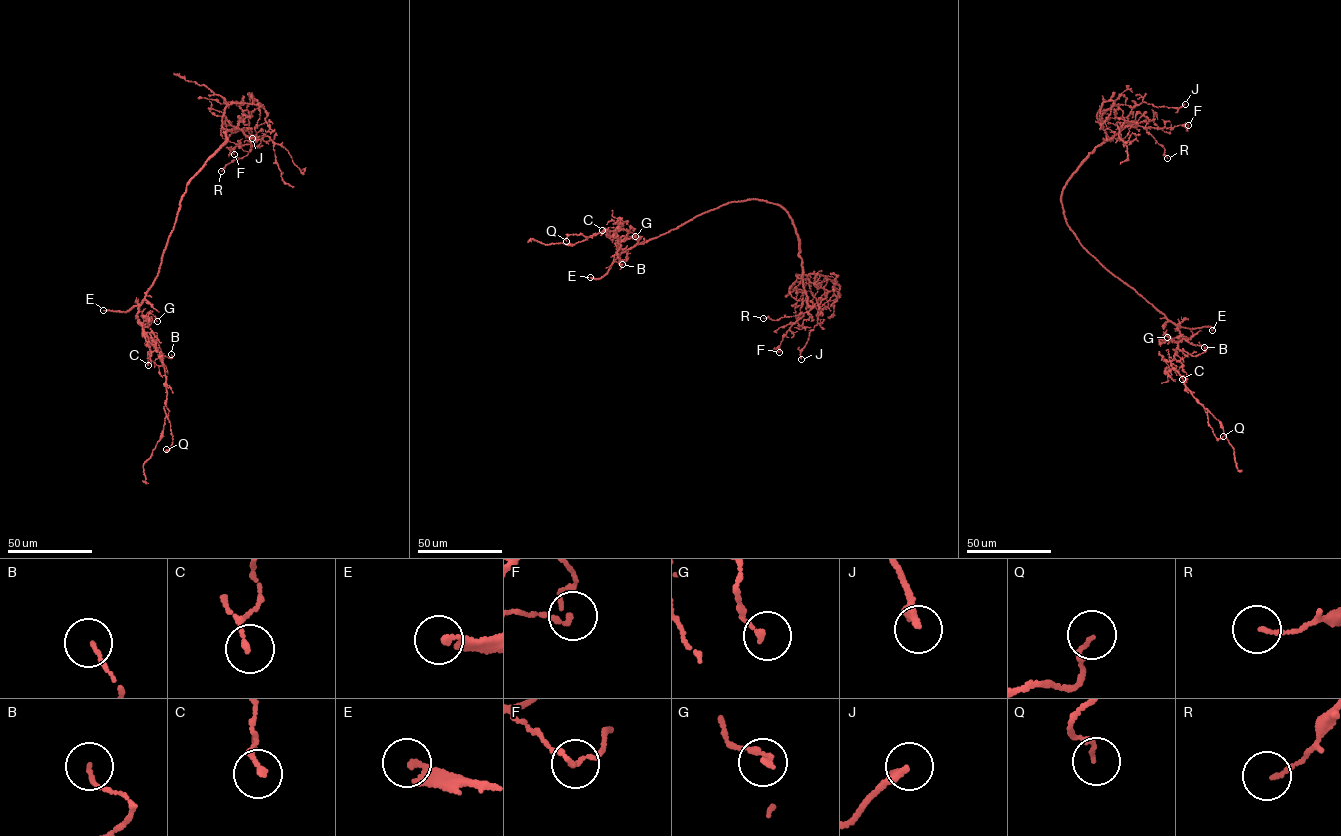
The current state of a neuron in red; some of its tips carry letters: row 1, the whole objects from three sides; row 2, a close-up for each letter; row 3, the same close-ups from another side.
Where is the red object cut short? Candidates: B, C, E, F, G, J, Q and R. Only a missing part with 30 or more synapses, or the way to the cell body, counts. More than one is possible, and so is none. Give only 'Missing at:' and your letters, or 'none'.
Missing at: E

